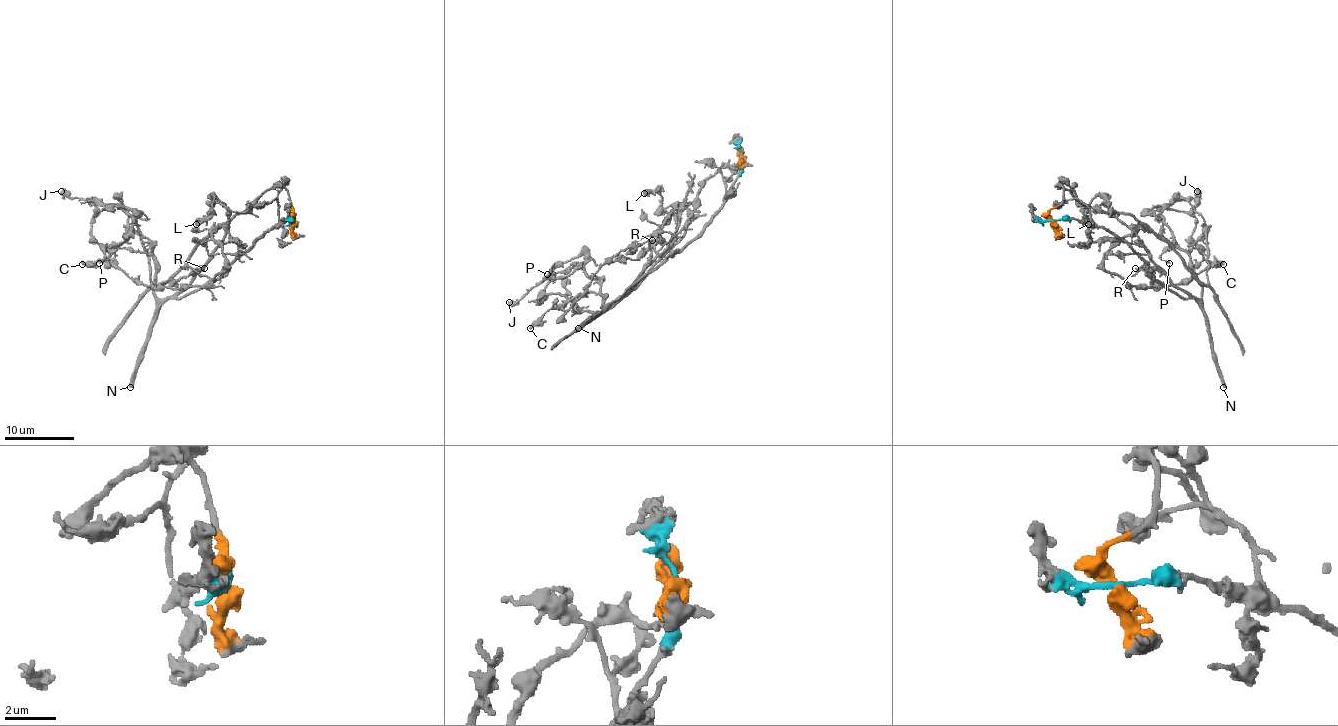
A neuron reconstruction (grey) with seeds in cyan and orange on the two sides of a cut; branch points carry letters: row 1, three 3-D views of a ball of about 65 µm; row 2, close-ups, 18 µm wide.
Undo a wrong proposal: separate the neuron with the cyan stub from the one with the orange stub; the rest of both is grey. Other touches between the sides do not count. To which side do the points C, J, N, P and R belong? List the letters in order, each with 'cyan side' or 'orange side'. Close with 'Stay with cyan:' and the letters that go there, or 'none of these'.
C: cyan side
J: cyan side
N: cyan side
P: cyan side
R: cyan side
Stay with cyan: C, J, N, P, R

